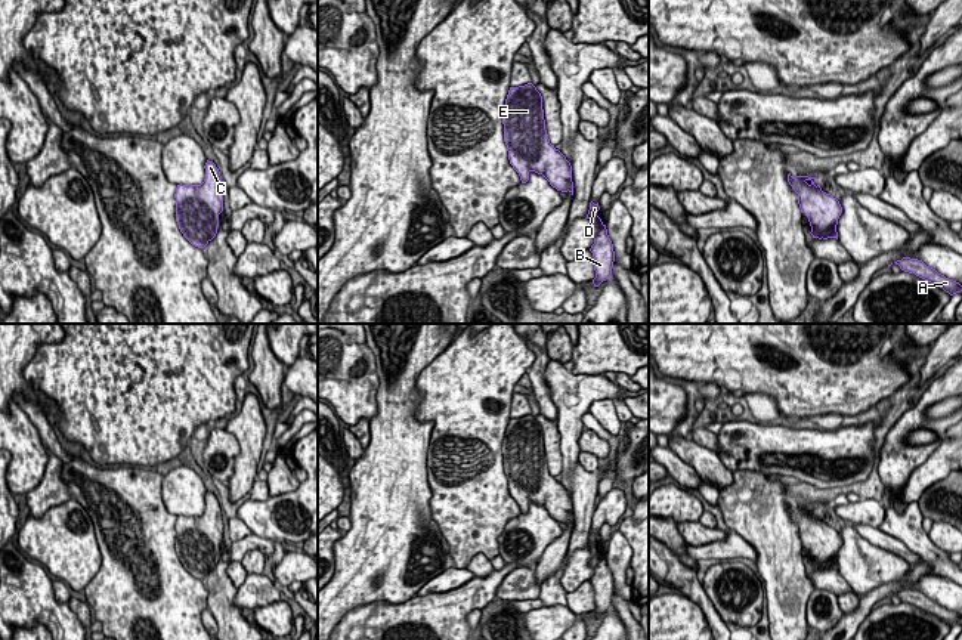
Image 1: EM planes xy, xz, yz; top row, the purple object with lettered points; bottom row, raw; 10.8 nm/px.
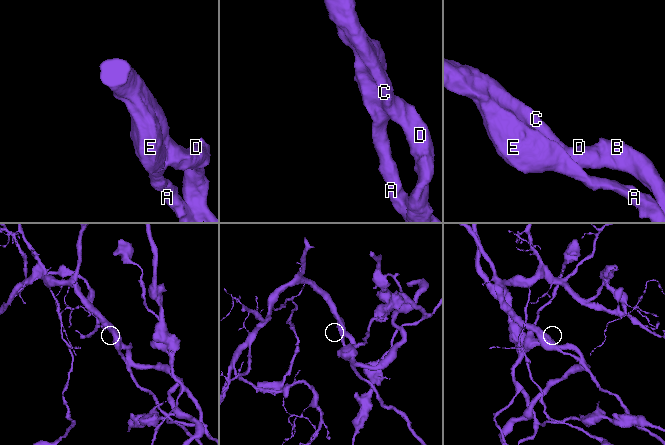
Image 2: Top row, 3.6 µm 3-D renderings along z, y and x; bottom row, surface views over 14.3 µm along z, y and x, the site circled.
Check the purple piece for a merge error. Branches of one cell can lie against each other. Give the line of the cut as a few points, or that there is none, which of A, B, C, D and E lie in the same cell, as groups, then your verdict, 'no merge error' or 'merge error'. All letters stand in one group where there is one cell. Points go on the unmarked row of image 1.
no cut; A B C D E; no merge error

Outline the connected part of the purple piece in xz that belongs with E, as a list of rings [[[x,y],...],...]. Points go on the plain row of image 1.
[[[532,414],[510,418],[502,440],[502,455],[508,491],[522,514],[526,514],[529,504],[535,503],[557,522],[569,522],[573,526],[572,497],[550,474],[542,427]]]

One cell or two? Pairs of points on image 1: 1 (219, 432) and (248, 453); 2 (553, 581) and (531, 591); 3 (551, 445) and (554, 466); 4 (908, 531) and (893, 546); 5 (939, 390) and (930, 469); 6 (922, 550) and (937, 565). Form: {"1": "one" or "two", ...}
{"1": "two", "2": "two", "3": "one", "4": "two", "5": "two", "6": "one"}

